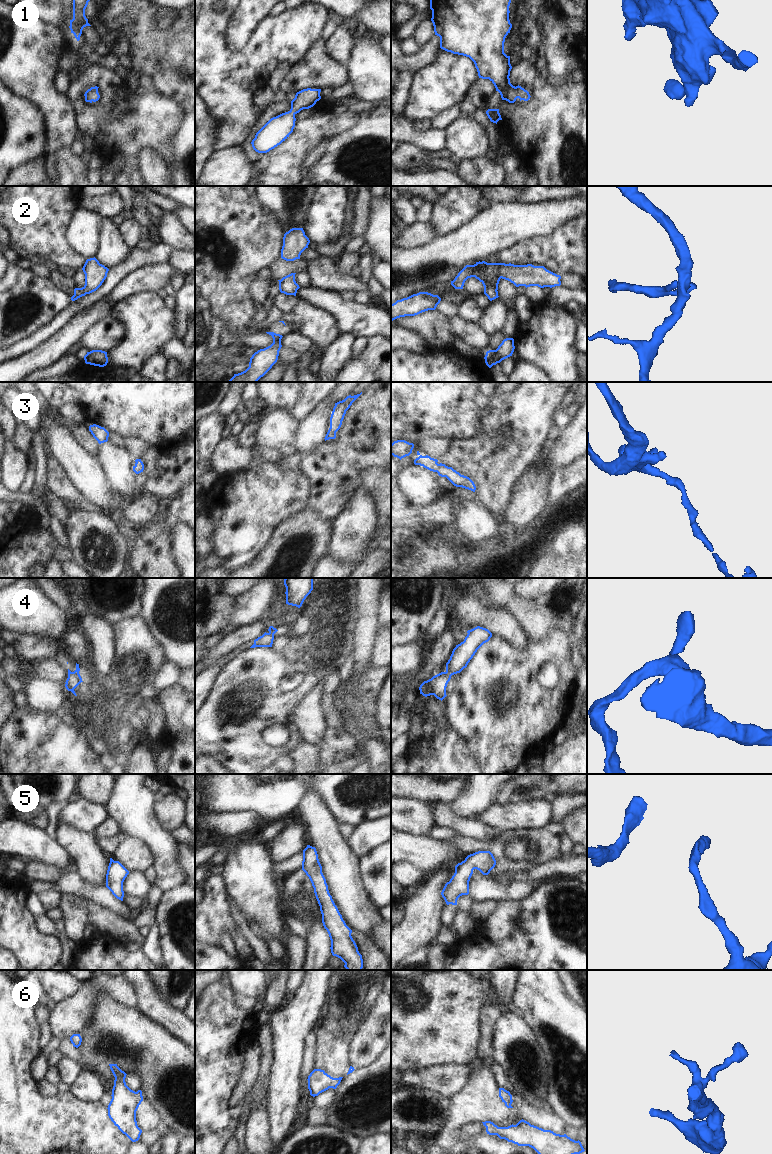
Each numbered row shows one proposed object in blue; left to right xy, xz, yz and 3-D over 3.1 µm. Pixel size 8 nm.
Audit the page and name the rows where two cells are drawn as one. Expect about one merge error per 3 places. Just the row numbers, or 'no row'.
no row

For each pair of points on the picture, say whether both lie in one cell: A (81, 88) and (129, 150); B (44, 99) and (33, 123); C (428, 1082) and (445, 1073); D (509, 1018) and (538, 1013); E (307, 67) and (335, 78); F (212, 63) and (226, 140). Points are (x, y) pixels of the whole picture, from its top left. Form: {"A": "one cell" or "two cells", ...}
{"A": "one cell", "B": "two cells", "C": "one cell", "D": "two cells", "E": "one cell", "F": "one cell"}

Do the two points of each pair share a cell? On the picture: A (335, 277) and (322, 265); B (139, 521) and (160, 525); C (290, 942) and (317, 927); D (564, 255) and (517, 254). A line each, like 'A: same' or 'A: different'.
A: same
B: different
C: different
D: same

